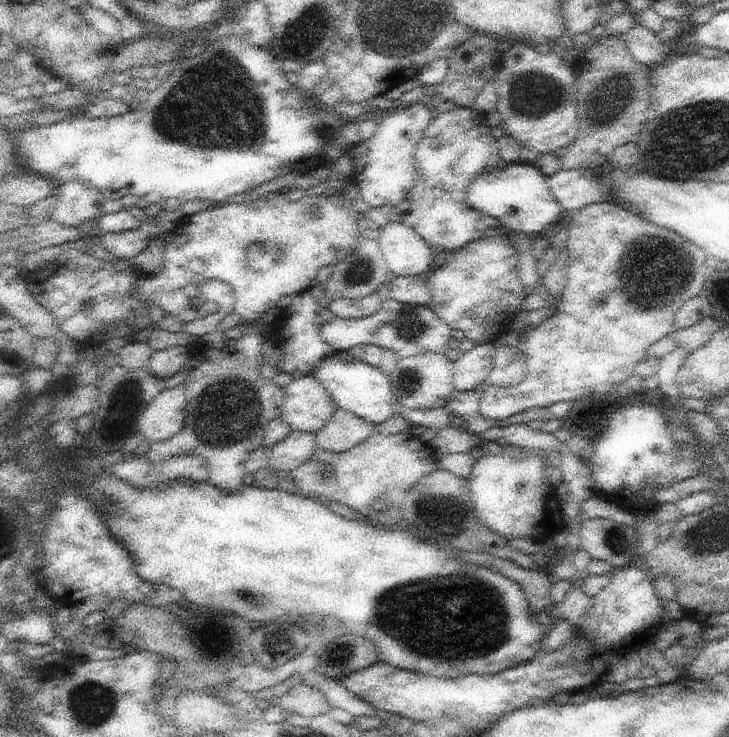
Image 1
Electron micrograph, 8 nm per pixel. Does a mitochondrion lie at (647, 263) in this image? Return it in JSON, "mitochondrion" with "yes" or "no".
{"mitochondrion":"yes"}

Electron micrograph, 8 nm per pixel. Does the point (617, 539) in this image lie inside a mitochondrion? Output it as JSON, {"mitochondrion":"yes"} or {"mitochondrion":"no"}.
{"mitochondrion":"yes"}

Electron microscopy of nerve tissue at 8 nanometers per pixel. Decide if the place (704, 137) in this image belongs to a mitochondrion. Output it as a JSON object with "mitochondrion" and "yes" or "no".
{"mitochondrion":"yes"}

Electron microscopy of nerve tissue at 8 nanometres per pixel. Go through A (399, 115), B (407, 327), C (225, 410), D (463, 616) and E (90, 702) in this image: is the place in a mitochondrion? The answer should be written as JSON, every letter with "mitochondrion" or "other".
{"A":"other","B":"mitochondrion","C":"mitochondrion","D":"mitochondrion","E":"mitochondrion"}

